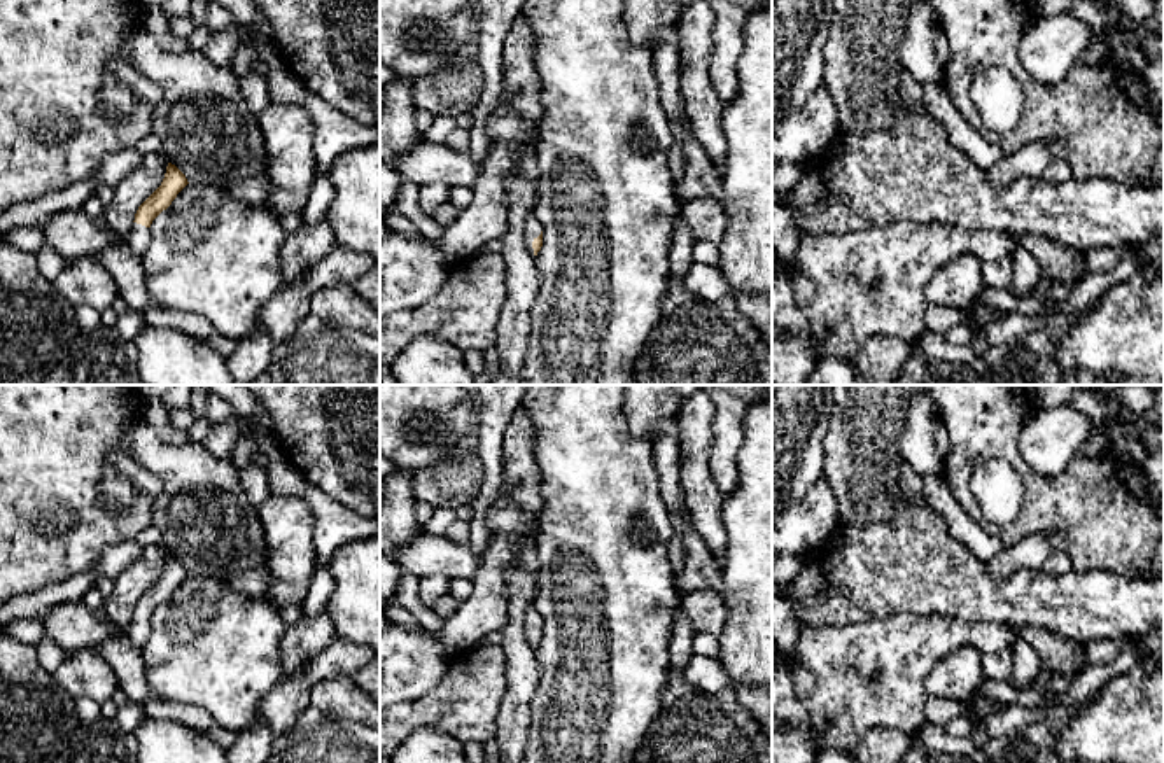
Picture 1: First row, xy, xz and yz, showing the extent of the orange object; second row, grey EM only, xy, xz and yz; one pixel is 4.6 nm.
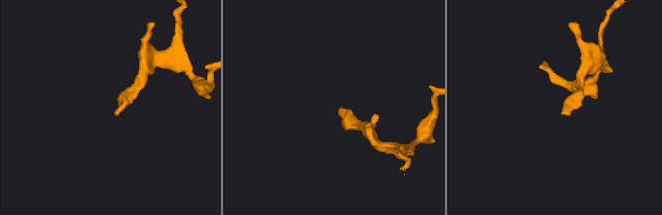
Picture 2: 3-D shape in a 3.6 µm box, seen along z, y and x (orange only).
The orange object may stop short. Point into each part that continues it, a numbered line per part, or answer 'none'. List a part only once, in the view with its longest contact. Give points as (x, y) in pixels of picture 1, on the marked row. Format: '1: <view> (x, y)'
1: xz (532, 226)

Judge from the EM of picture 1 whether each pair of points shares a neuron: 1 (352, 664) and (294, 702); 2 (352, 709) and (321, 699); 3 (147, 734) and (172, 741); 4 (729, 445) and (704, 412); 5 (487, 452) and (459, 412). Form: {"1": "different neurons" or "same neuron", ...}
{"1": "same neuron", "2": "same neuron", "3": "same neuron", "4": "different neurons", "5": "different neurons"}

